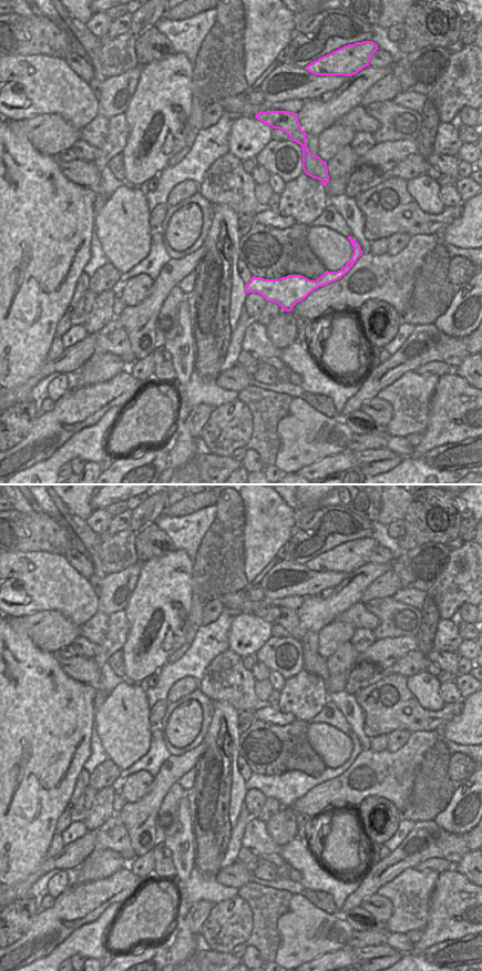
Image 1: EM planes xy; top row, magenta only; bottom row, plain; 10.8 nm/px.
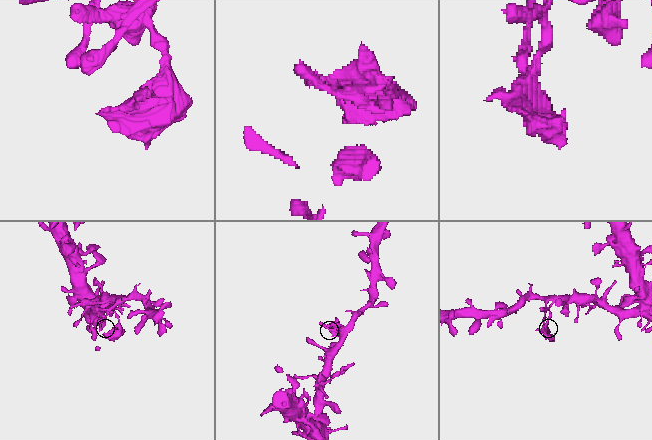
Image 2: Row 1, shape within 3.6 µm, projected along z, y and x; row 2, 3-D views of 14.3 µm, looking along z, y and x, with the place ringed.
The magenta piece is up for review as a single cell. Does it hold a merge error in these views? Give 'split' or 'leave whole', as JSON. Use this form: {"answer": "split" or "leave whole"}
{"answer": "split"}

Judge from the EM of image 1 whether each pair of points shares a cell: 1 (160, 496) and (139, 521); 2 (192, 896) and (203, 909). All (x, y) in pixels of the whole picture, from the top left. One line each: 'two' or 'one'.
1: one
2: two

